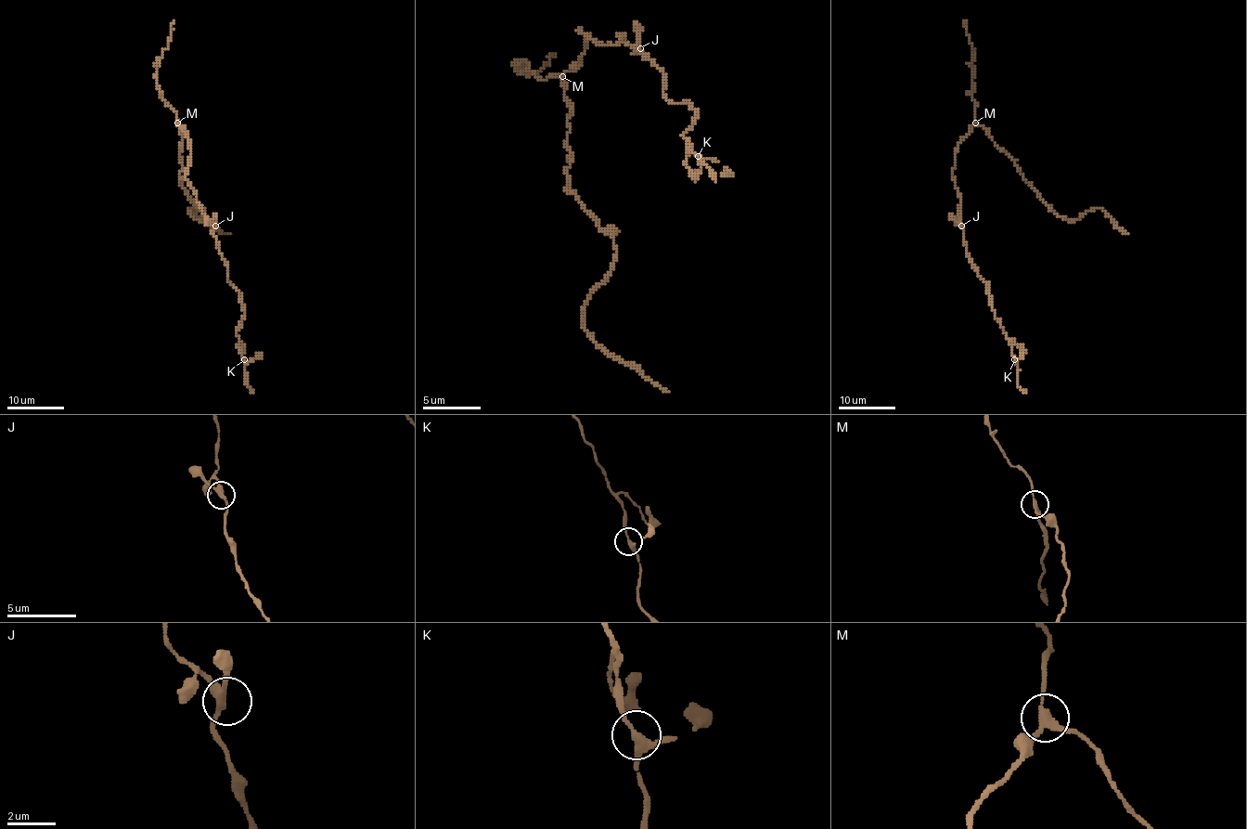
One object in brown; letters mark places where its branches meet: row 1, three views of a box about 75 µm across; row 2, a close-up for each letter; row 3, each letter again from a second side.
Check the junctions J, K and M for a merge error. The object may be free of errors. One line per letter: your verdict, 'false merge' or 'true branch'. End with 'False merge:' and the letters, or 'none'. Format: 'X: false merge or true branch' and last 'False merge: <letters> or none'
J: true branch
K: true branch
M: false merge
False merge: M

